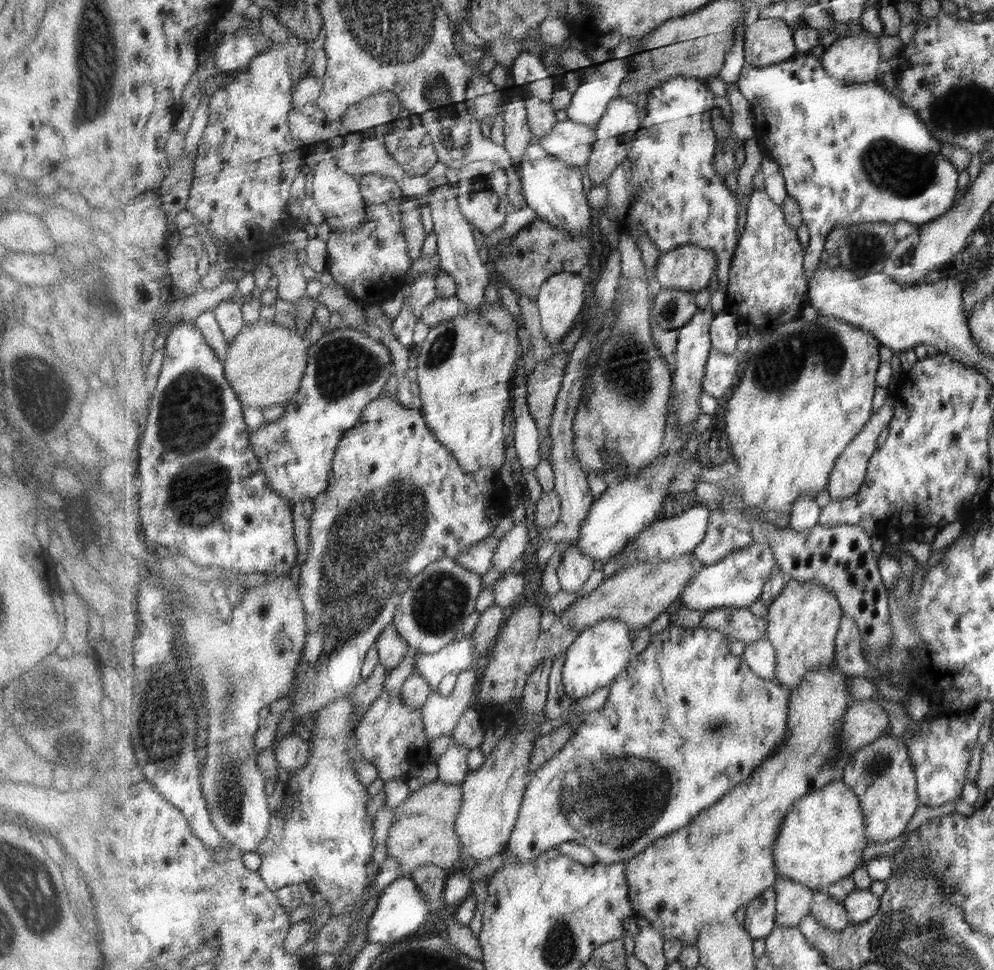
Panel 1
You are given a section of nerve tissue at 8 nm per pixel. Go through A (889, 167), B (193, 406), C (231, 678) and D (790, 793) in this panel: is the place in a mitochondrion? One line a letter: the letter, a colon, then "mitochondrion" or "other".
A: mitochondrion
B: mitochondrion
C: mitochondrion
D: other

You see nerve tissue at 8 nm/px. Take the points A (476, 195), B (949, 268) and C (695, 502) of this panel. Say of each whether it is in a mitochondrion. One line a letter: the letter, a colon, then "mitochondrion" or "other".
A: mitochondrion
B: other
C: other

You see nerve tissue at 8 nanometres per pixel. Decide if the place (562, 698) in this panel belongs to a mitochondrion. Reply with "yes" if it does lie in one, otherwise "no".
no

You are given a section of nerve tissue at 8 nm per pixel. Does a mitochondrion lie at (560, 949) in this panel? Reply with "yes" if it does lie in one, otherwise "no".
yes

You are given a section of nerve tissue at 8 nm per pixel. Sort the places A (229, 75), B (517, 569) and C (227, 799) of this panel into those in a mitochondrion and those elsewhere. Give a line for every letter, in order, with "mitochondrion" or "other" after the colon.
A: other
B: other
C: mitochondrion

